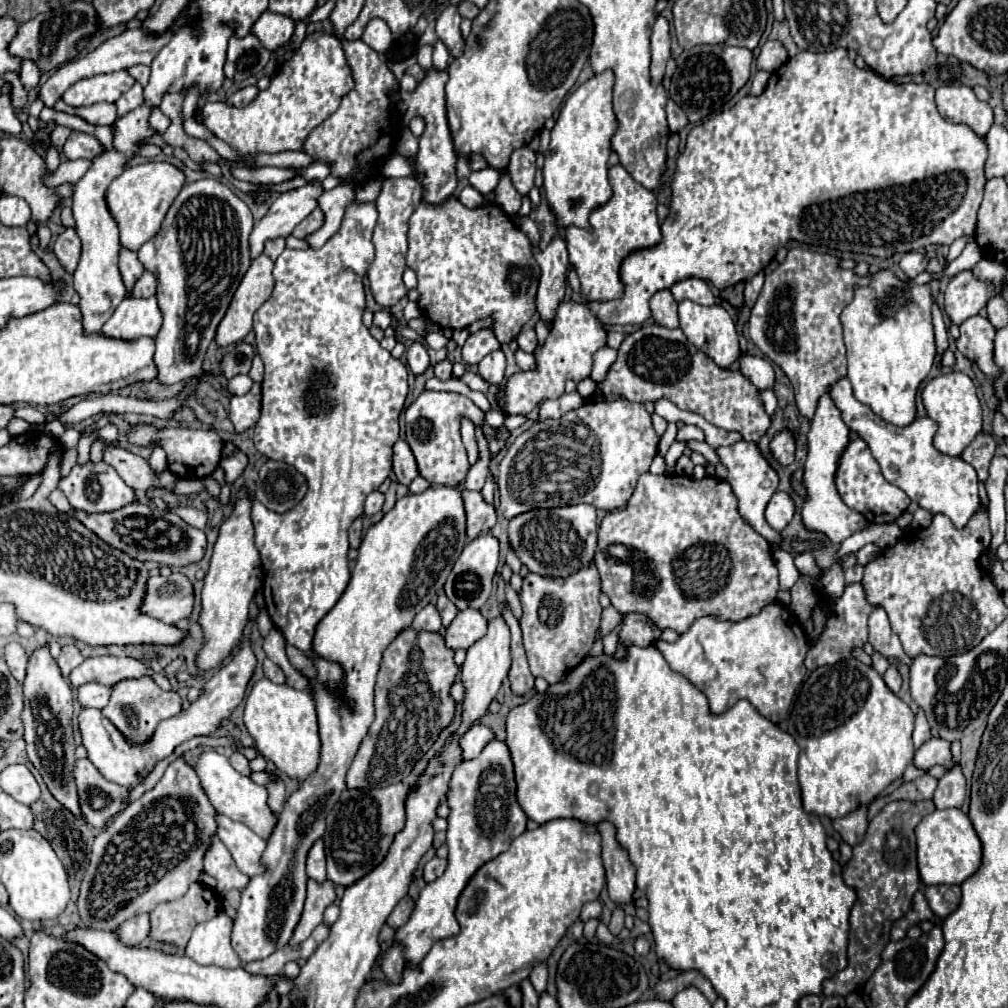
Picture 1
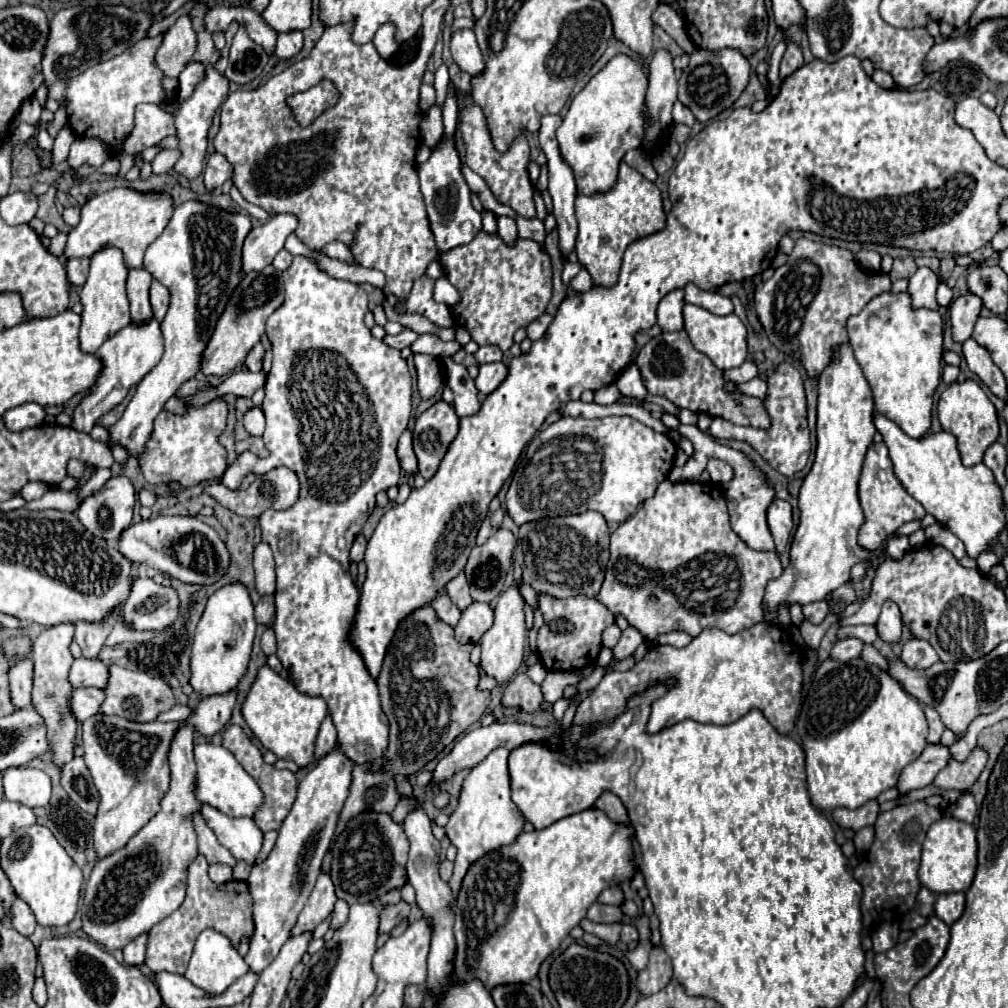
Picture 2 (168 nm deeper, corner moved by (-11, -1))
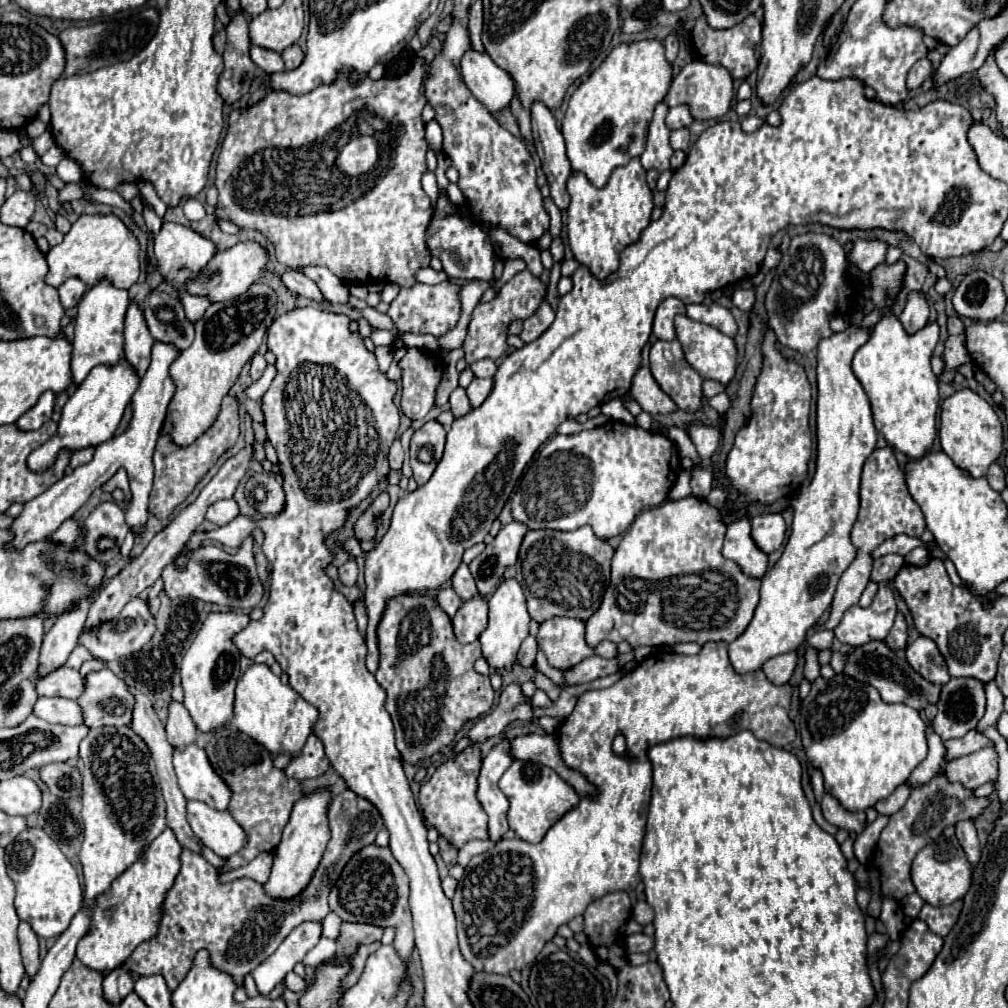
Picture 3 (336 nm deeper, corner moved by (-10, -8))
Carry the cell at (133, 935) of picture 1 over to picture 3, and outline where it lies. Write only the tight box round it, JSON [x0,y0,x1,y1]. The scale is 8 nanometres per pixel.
[103,965,133,1003]

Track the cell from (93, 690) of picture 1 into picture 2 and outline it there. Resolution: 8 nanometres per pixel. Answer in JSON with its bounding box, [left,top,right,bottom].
[68,688,104,722]

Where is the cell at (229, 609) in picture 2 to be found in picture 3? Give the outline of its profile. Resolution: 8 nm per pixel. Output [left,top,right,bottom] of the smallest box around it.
[181,613,249,731]

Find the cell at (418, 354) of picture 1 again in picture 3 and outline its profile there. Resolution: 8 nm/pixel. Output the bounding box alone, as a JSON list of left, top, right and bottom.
[399,349,443,419]

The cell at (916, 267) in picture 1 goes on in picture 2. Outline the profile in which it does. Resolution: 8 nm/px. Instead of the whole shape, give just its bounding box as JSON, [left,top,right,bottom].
[906,268,938,310]

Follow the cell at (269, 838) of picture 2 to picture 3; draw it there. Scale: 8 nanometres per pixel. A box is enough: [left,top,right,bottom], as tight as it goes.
[219,851,273,883]

